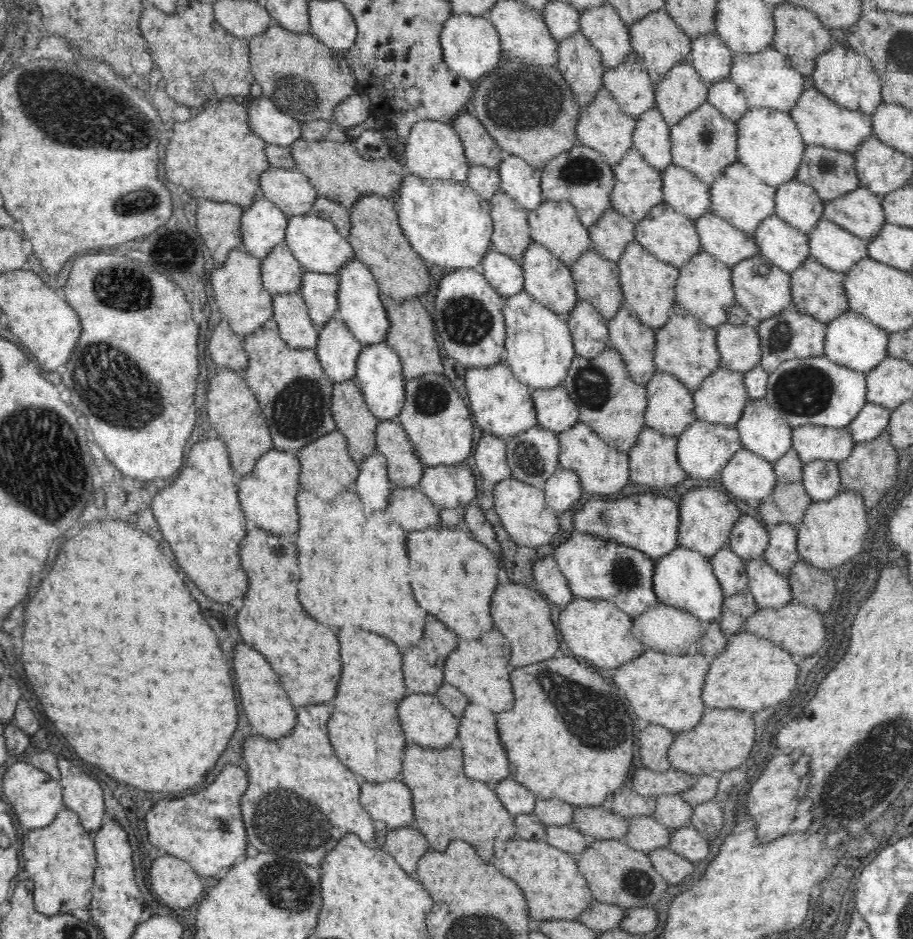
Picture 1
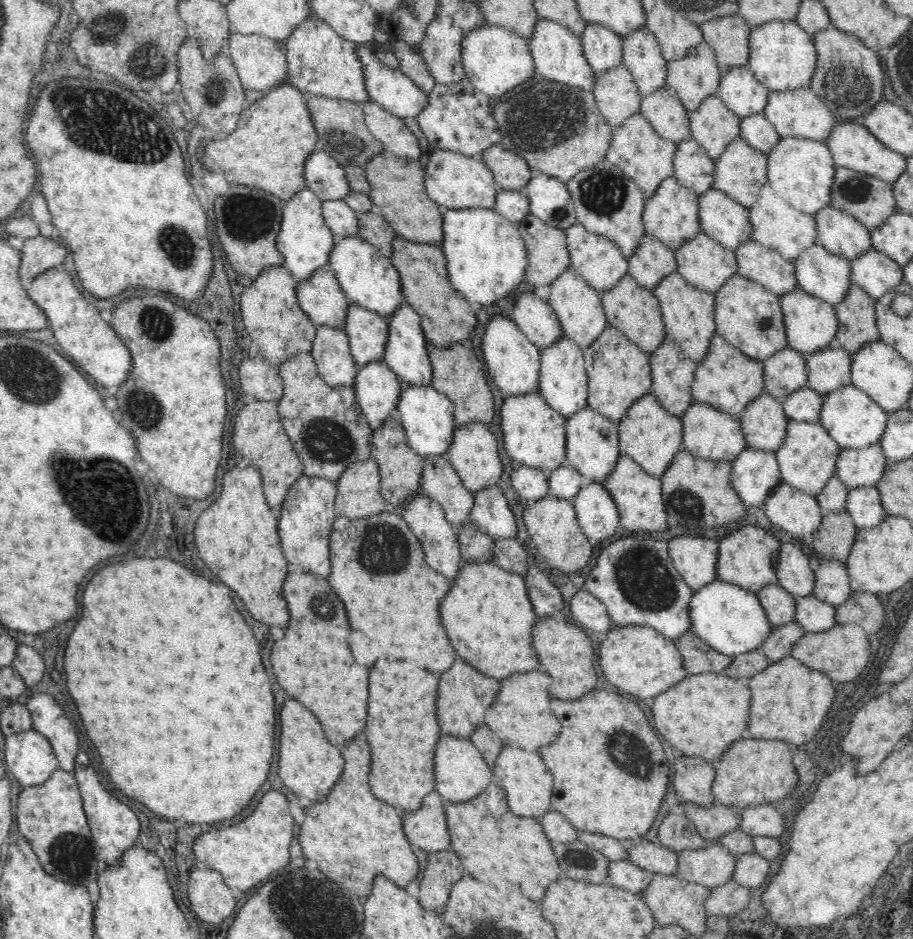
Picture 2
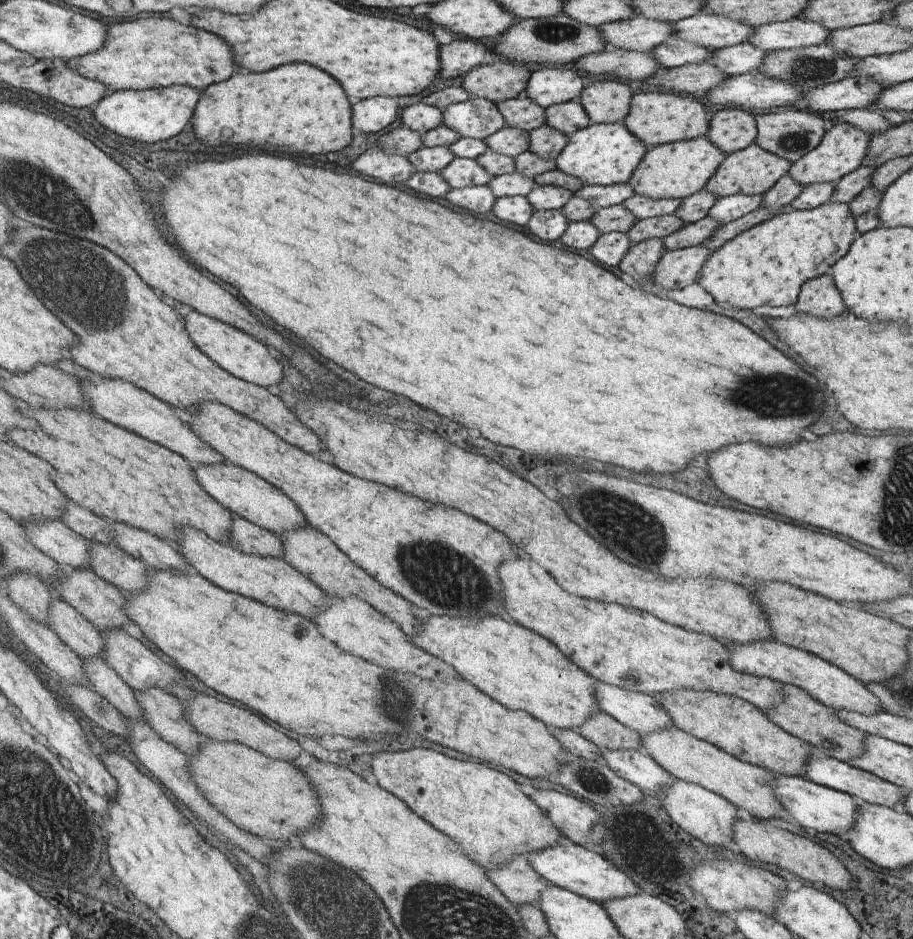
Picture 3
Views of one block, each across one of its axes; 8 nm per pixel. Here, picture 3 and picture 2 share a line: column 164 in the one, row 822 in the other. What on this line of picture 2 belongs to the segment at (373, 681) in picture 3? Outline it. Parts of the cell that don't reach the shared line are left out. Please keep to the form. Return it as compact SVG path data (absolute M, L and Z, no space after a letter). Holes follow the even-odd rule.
M594 689L580 700L552 700L550 704L557 718L562 720L564 730L552 744L546 744L536 751L553 775L551 808L561 812L583 835L604 835L621 841L637 841L652 828L670 783L666 752L660 738L650 728L646 714L616 690L608 689Z

